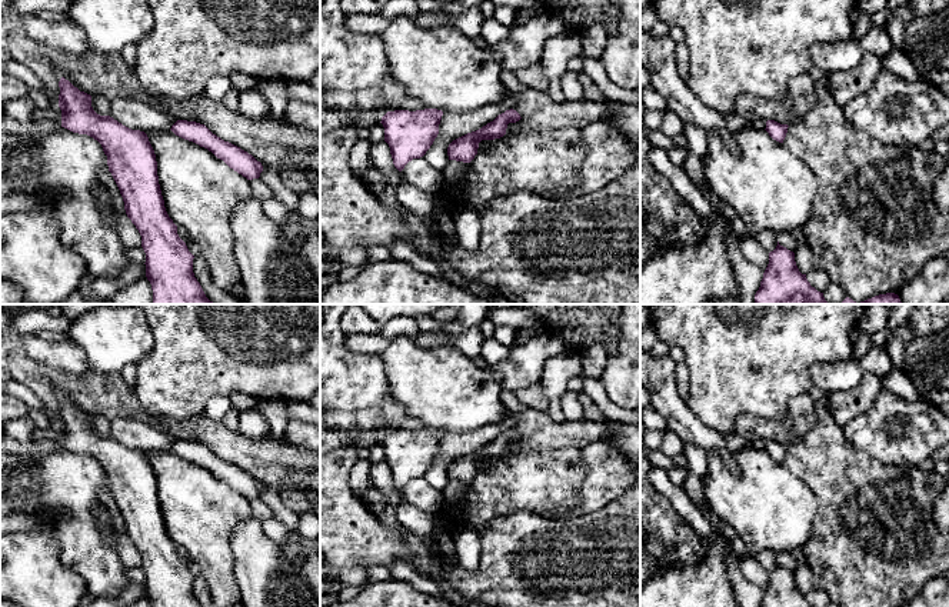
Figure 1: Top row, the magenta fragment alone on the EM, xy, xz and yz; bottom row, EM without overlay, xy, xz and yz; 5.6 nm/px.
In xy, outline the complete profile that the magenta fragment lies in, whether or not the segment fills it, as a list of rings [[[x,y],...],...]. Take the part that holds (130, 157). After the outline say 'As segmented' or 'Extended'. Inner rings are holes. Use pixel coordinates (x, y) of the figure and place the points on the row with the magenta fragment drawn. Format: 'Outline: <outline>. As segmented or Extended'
Outline: [[[64,77],[59,81],[61,127],[97,140],[107,156],[111,173],[124,201],[127,217],[141,236],[146,253],[146,277],[151,284],[153,304],[216,304],[210,301],[193,273],[194,256],[177,234],[162,196],[154,150],[144,131],[131,130],[110,116],[100,116],[91,107],[91,96],[80,91]]]. As segmented

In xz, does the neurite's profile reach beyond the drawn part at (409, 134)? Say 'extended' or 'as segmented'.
as segmented

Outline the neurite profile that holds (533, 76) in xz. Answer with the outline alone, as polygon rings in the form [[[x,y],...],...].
[[[540,61],[519,69],[517,71],[515,71],[515,76],[527,89],[537,90],[542,93],[547,91],[547,77]]]

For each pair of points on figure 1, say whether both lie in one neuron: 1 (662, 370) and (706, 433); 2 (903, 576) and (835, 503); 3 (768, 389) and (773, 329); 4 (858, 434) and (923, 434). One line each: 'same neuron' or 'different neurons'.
1: same neuron
2: same neuron
3: same neuron
4: same neuron

